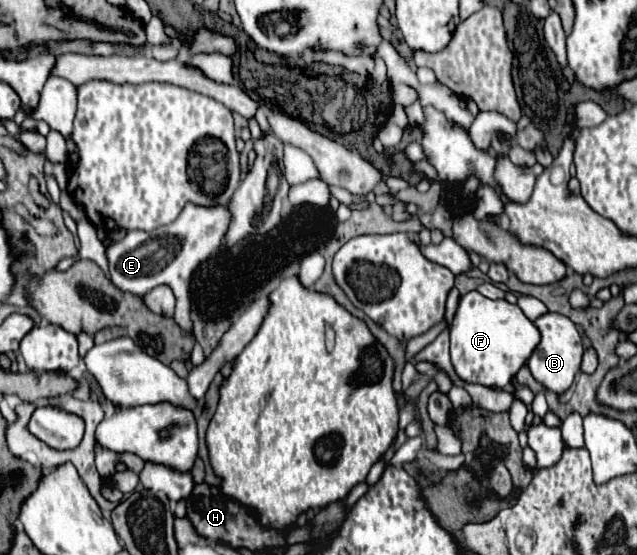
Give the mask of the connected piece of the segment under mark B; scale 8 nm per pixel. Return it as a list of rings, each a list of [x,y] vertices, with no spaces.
[[[559,313],[541,315],[539,319],[535,319],[535,327],[541,333],[541,343],[533,351],[533,359],[529,359],[529,371],[533,365],[531,375],[541,385],[545,385],[553,393],[563,393],[571,387],[575,375],[581,371],[581,357],[583,357],[581,335],[579,335],[575,323],[571,323],[571,319],[567,319],[565,315],[559,315]]]

